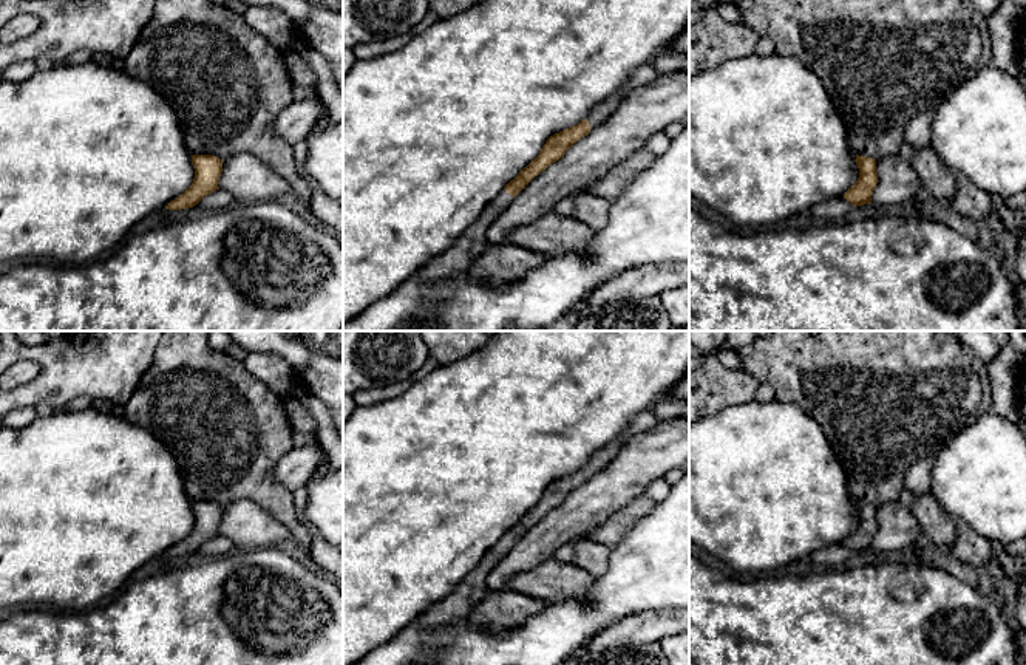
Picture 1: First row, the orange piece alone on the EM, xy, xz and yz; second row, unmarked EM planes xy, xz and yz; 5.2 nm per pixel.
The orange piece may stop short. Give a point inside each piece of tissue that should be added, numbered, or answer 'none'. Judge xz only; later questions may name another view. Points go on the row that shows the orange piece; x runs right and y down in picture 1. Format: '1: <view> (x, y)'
1: xz (646, 73)
2: xz (453, 263)

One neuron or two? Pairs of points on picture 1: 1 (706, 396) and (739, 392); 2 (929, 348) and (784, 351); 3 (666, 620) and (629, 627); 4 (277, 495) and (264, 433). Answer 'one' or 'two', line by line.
1: one
2: one
3: one
4: one

